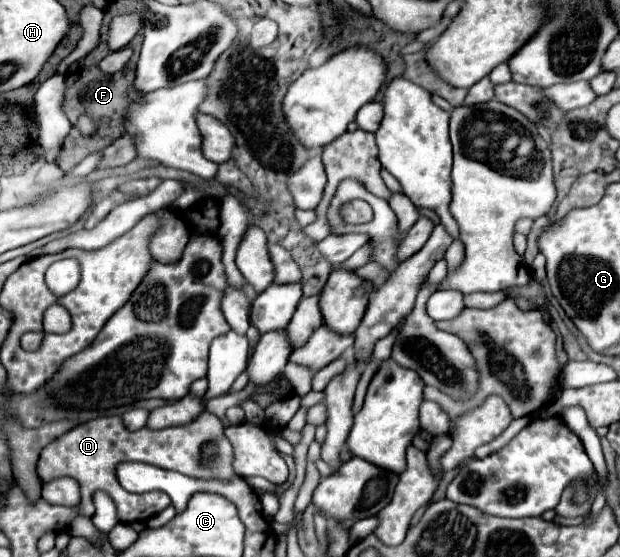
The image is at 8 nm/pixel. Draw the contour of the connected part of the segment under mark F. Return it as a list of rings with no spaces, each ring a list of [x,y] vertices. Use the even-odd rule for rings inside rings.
[[[142,29],[131,41],[131,47],[133,50],[137,50],[131,57],[131,64],[127,64],[121,72],[117,74],[103,74],[99,70],[99,62],[109,54],[109,48],[107,48],[107,42],[105,42],[105,34],[101,32],[101,40],[99,44],[79,62],[75,62],[67,74],[65,74],[65,100],[63,100],[63,112],[67,114],[67,118],[72,124],[73,130],[71,134],[65,138],[65,146],[61,148],[61,156],[57,160],[57,166],[63,170],[63,172],[69,172],[73,170],[85,156],[93,154],[93,152],[99,152],[103,150],[107,144],[111,144],[113,140],[117,140],[121,136],[121,128],[123,128],[123,112],[129,104],[133,104],[139,94],[131,88],[133,84],[133,78],[135,78],[135,65],[139,60],[140,48],[143,41]],[[79,116],[91,116],[91,120],[95,122],[97,126],[97,132],[95,136],[83,136],[79,130],[77,130],[77,120]]]

